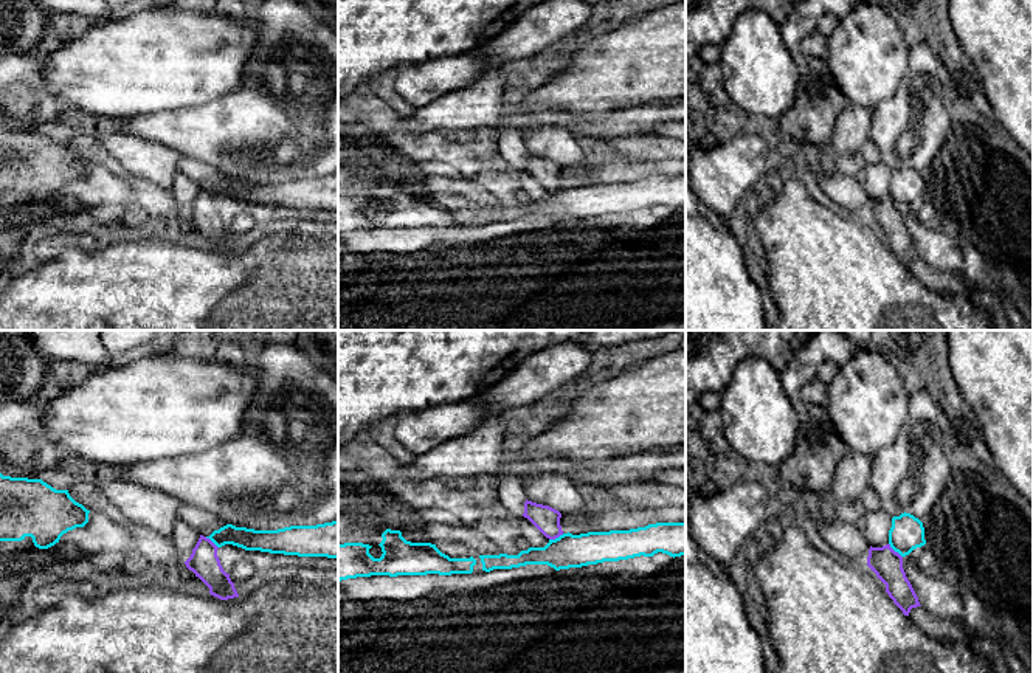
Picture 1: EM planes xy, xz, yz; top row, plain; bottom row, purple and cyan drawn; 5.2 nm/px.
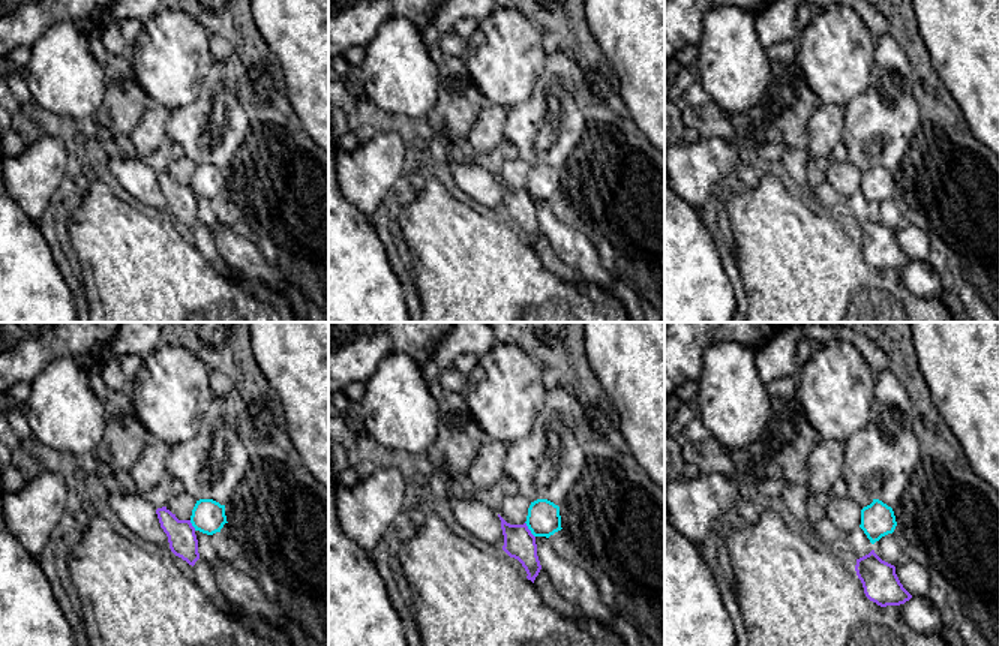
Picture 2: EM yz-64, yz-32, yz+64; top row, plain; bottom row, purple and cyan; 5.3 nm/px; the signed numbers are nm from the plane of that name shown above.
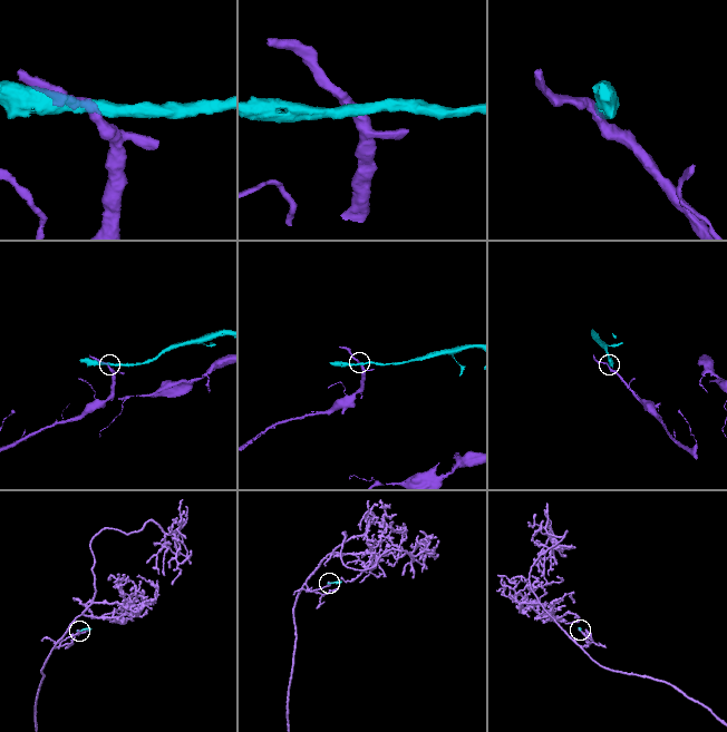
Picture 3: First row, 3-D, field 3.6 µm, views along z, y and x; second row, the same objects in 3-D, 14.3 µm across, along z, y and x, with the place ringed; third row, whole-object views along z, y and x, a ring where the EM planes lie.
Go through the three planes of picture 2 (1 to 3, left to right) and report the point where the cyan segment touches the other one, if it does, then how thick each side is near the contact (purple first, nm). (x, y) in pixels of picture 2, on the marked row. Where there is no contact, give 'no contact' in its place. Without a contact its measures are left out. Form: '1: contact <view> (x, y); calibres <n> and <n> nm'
1: contact yz-64 (191, 525); calibres 150 and 180 nm
2: contact yz-32 (528, 529); calibres 170 and 180 nm
3: no contact

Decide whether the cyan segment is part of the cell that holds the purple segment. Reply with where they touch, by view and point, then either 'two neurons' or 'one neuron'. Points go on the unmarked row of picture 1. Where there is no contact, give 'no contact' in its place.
contact yz (894, 203); two neurons

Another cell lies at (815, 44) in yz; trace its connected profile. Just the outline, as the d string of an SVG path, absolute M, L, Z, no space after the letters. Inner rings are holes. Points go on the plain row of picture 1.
M814 31L808 34L800 43L802 54L824 57L827 56L827 37Z

